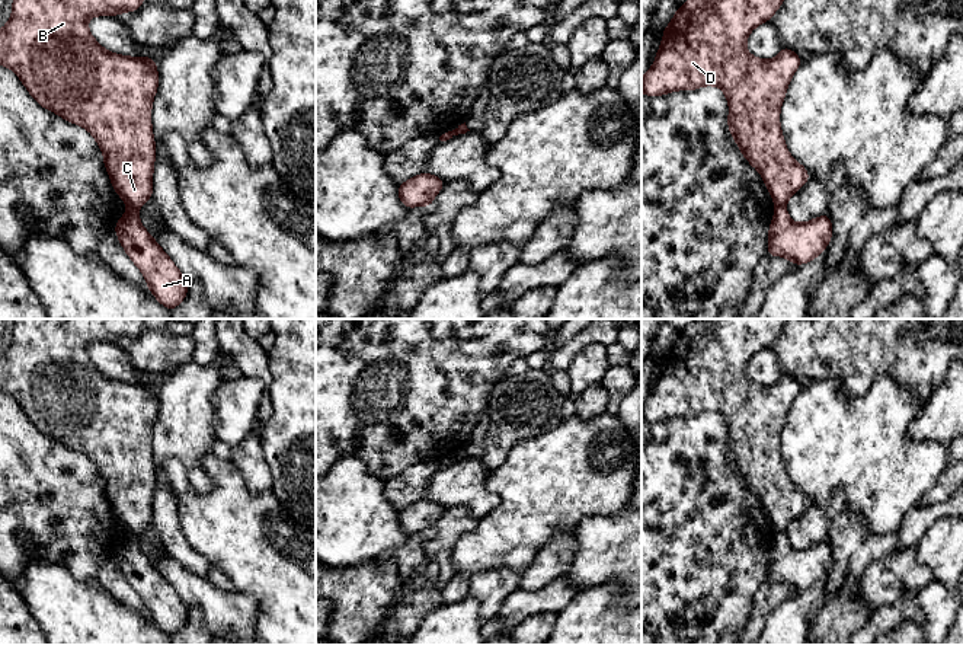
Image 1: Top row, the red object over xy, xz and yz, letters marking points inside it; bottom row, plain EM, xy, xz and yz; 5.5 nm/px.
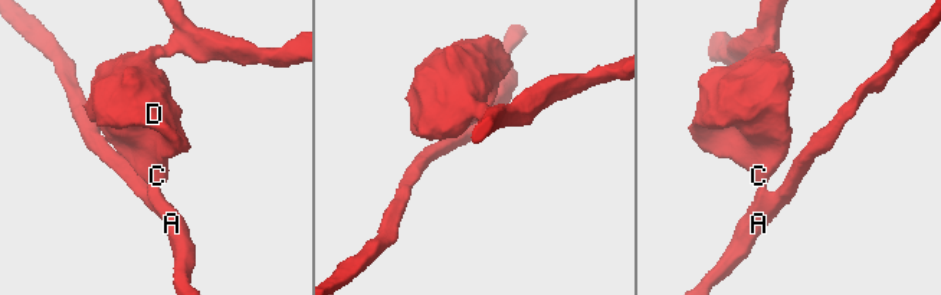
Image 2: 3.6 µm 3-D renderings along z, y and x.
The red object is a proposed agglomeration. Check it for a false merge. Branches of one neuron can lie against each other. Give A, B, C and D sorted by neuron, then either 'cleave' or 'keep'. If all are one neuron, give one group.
A / B C D; cleave

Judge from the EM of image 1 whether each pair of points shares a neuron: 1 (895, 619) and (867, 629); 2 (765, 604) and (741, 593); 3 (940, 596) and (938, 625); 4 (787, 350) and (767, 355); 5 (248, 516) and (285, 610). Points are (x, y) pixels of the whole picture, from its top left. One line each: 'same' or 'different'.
1: same
2: different
3: same
4: different
5: same

